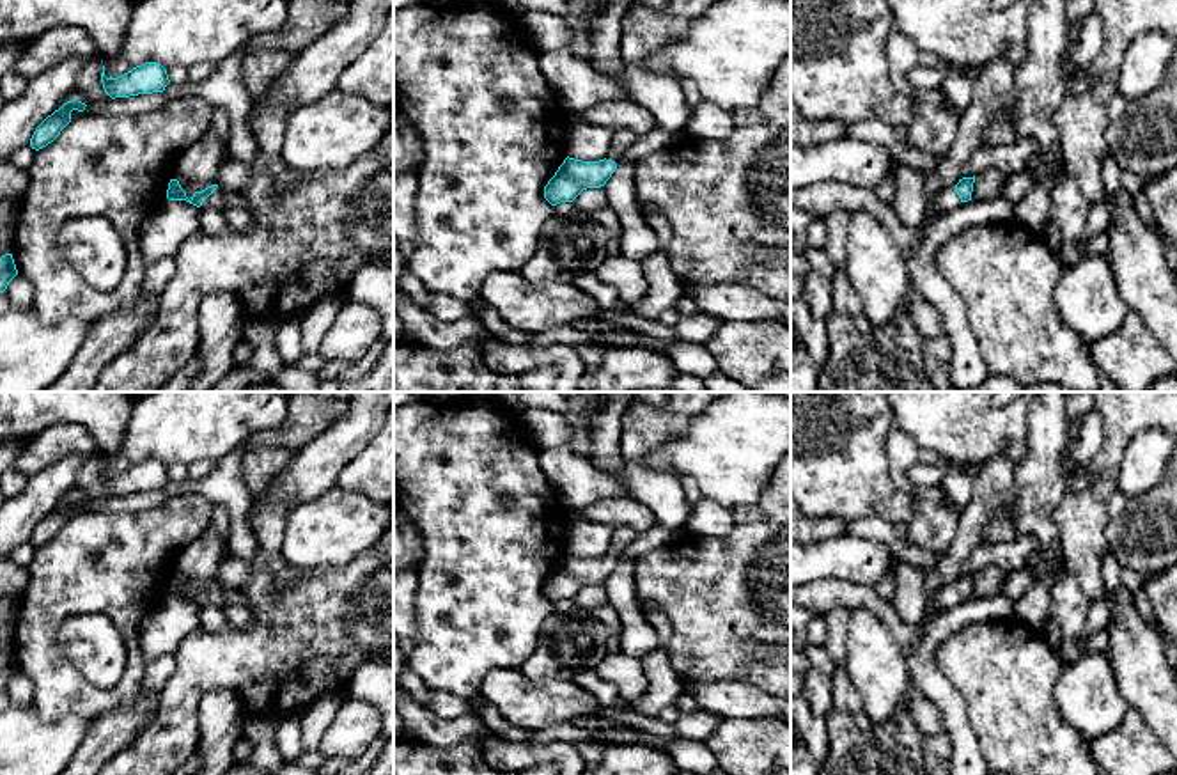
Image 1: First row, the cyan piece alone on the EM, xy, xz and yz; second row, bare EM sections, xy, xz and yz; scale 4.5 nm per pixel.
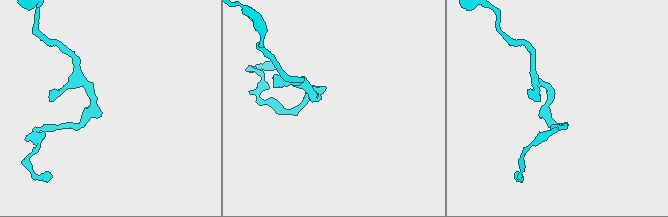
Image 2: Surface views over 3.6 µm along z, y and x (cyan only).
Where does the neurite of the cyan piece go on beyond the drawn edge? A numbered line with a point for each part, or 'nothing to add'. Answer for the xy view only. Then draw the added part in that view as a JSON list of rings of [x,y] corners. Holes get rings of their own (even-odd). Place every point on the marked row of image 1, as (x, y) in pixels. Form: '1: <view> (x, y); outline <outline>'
1: xy (217, 199); outline [[[216,188],[204,202],[200,207],[213,207],[222,213],[229,209],[227,200],[225,200],[225,192],[222,188]]]

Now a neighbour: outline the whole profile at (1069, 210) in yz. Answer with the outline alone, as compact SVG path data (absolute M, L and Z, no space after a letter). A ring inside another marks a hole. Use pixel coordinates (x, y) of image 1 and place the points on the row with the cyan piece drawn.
M1064 176L1055 184L1049 200L1049 222L1062 234L1062 245L1056 255L1062 268L1069 270L1085 257L1081 239L1088 222L1090 204L1072 176Z

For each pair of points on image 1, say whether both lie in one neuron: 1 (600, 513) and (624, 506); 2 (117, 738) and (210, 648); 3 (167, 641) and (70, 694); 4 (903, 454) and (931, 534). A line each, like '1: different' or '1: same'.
1: same
2: different
3: different
4: same

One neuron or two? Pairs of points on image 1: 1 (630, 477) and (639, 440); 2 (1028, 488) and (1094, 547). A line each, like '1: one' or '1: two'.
1: two
2: two

